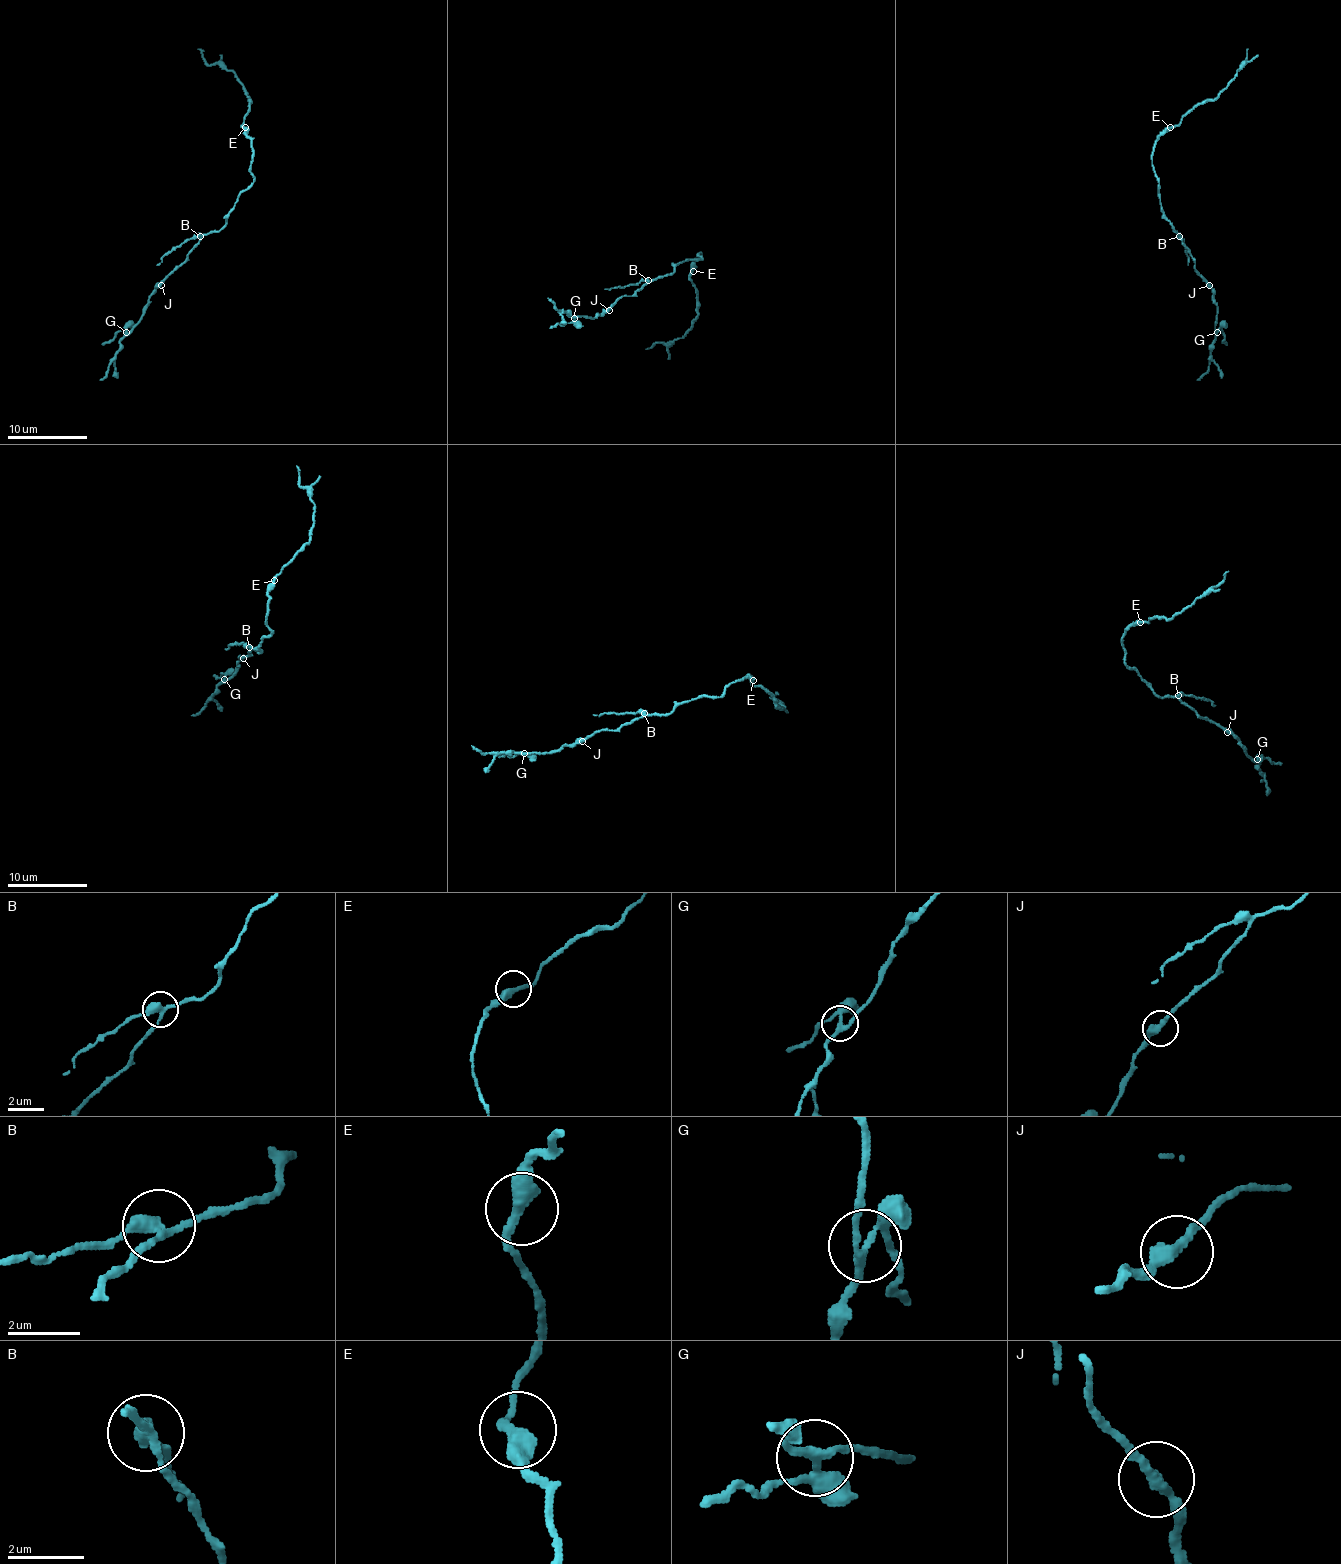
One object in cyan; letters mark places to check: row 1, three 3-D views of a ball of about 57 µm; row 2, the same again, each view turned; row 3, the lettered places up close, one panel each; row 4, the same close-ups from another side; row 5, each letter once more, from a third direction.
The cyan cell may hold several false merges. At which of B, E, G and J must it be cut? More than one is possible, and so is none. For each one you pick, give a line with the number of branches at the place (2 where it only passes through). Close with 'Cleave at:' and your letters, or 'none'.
B: branches 3
G: branches 4
Cleave at: B, G

